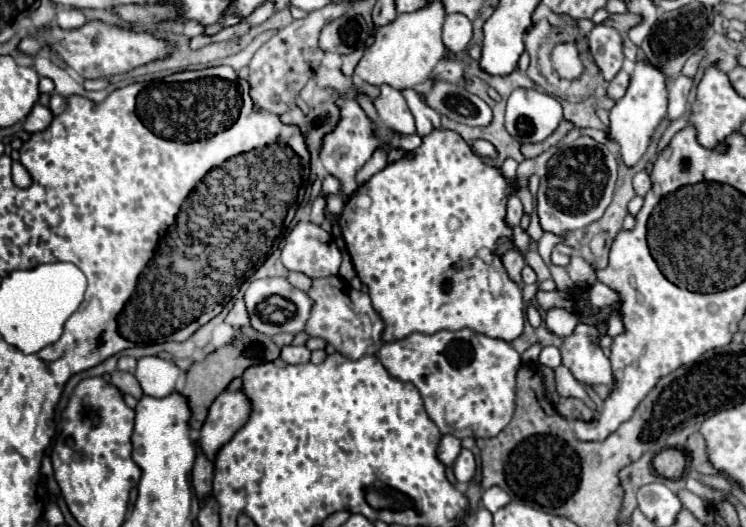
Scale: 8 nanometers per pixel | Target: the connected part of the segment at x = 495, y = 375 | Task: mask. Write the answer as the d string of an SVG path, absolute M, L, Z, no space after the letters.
M472 329L460 331L438 331L434 335L412 333L406 339L384 343L378 351L382 365L400 381L410 381L416 385L424 399L424 407L430 419L438 425L438 429L446 435L454 435L458 439L464 437L494 437L500 433L512 419L516 409L516 373L522 365L516 349L502 341L492 339L488 335L476 333Z

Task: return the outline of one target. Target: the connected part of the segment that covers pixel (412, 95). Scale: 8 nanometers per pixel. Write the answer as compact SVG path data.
M406 89L402 93L408 101L408 107L416 119L416 135L420 137L426 137L430 135L434 129L442 129L442 123L440 123L440 115L434 111L434 109L428 109L428 105L424 105L422 97L418 95L416 89Z

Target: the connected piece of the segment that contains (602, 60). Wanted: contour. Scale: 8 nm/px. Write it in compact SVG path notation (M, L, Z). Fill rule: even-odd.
M596 25L588 35L590 53L606 81L612 81L620 71L624 55L622 55L622 35L608 25Z

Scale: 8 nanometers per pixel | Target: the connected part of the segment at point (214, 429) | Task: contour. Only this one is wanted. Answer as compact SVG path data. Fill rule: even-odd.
M242 389L220 393L208 413L208 419L200 431L200 449L208 459L214 459L216 451L230 441L230 437L242 429L252 413L252 403Z

